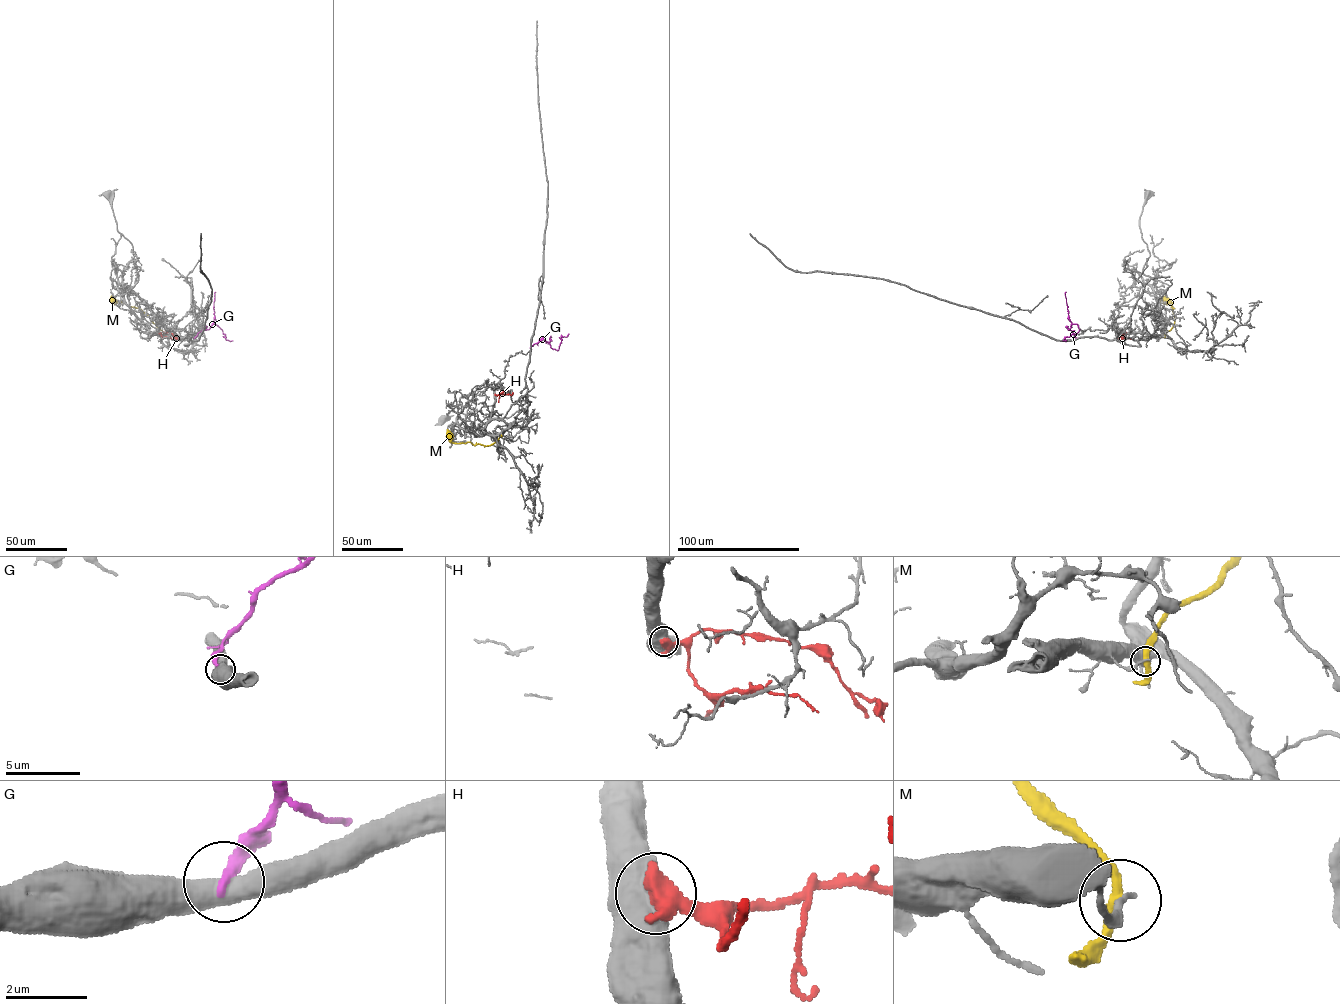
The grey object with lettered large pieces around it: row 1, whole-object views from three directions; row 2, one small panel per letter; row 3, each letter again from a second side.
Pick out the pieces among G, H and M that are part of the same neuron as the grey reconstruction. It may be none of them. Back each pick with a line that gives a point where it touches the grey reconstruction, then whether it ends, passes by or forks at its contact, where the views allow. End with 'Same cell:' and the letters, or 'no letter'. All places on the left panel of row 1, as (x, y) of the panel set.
Same cell: no letter

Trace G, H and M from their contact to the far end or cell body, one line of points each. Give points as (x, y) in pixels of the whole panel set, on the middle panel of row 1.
G: (531, 344), (544, 339), (557, 350), (561, 336), (568, 334)
H: (495, 394), (511, 395), (513, 392)
M: (502, 436), (490, 445), (456, 443), (447, 436), (448, 429)

